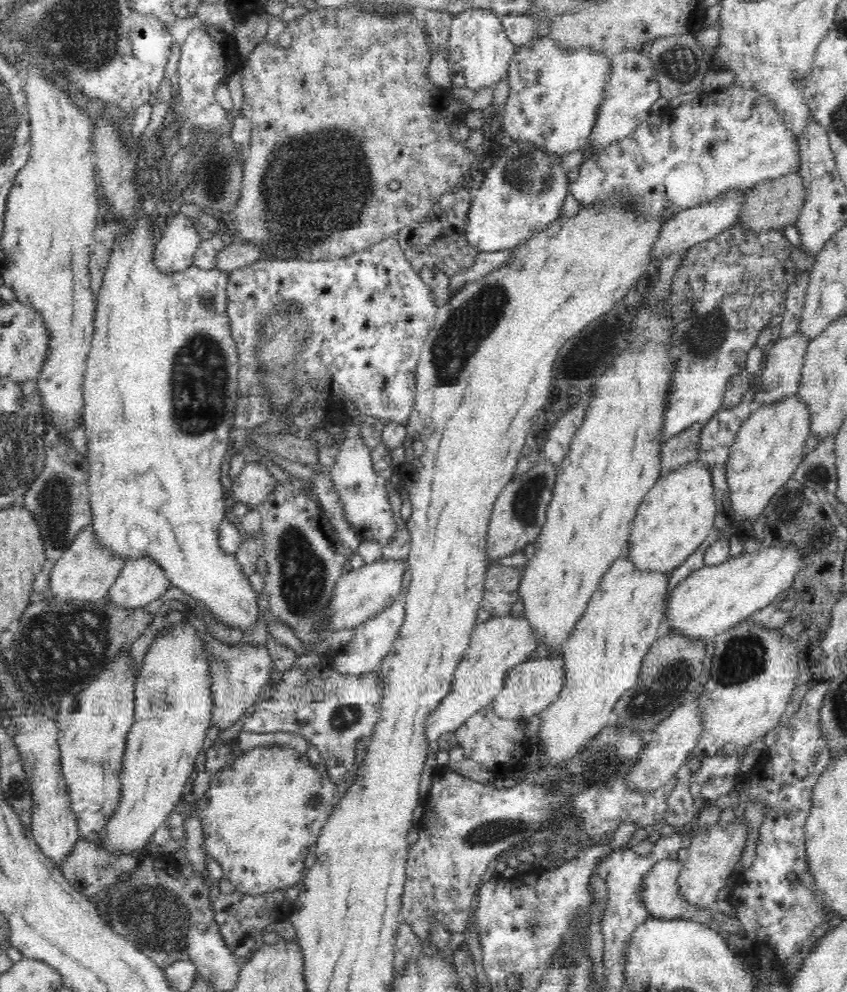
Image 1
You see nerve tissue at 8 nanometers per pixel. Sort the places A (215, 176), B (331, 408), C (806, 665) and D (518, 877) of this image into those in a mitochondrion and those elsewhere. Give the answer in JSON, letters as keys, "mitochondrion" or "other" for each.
{"A":"mitochondrion","B":"other","C":"other","D":"other"}

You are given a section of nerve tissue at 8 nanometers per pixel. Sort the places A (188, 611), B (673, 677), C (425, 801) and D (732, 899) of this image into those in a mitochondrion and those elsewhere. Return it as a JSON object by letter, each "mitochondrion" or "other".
{"A":"other","B":"mitochondrion","C":"other","D":"other"}

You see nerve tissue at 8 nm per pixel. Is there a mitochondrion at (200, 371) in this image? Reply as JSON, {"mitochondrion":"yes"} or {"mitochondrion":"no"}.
{"mitochondrion":"yes"}

